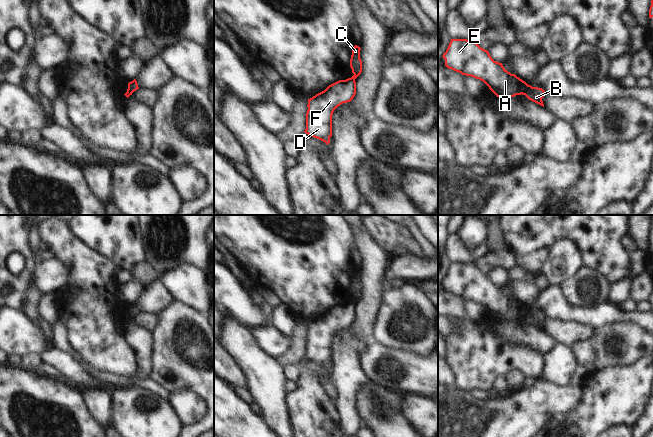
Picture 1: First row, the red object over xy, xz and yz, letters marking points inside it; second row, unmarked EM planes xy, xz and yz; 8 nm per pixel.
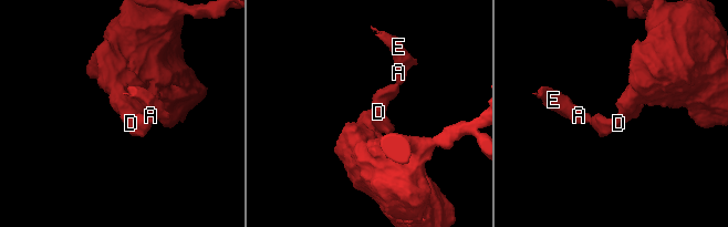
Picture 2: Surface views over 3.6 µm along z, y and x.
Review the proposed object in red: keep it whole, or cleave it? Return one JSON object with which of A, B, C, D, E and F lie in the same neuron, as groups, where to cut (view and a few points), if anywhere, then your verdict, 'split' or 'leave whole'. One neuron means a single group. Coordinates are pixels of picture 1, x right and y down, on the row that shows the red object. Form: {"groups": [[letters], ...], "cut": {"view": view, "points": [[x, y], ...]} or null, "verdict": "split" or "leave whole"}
{"groups": [["A", "C", "E"], ["B", "D", "F"]], "cut": {"view": "yz", "points": [[528, 85], [527, 91], [524, 94]]}, "verdict": "split"}

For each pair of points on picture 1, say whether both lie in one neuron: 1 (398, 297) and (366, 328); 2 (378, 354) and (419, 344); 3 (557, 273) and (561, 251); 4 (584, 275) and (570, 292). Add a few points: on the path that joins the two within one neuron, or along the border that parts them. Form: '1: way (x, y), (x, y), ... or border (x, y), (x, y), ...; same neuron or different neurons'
1: border (381, 296), (370, 339); different neurons
2: border (378, 341), (387, 346), (406, 349), (423, 355); different neurons
3: way (557, 268), (561, 264), (561, 256); same neuron
4: way (583, 279), (574, 288); same neuron

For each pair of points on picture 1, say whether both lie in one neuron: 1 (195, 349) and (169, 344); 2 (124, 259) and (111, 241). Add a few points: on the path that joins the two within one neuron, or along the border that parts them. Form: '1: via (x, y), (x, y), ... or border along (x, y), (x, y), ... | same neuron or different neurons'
1: via (189, 349), (186, 349), (181, 344), (175, 344) | same neuron
2: via (124, 255), (115, 245) | same neuron

